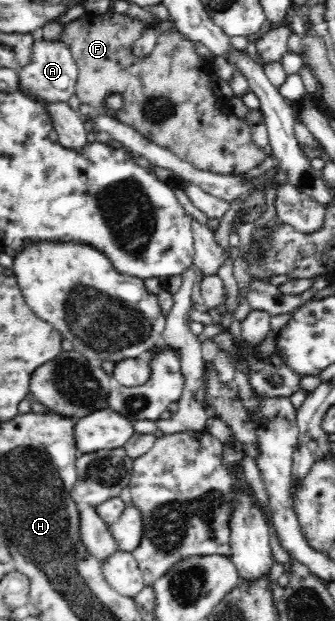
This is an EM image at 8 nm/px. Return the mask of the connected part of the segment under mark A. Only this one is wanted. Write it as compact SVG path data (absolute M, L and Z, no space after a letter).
M40 33L34 35L35 40L31 45L30 63L22 66L18 72L20 80L19 91L37 102L60 103L66 102L76 94L78 78L77 65L69 50L69 45L57 38L53 41L44 40Z

